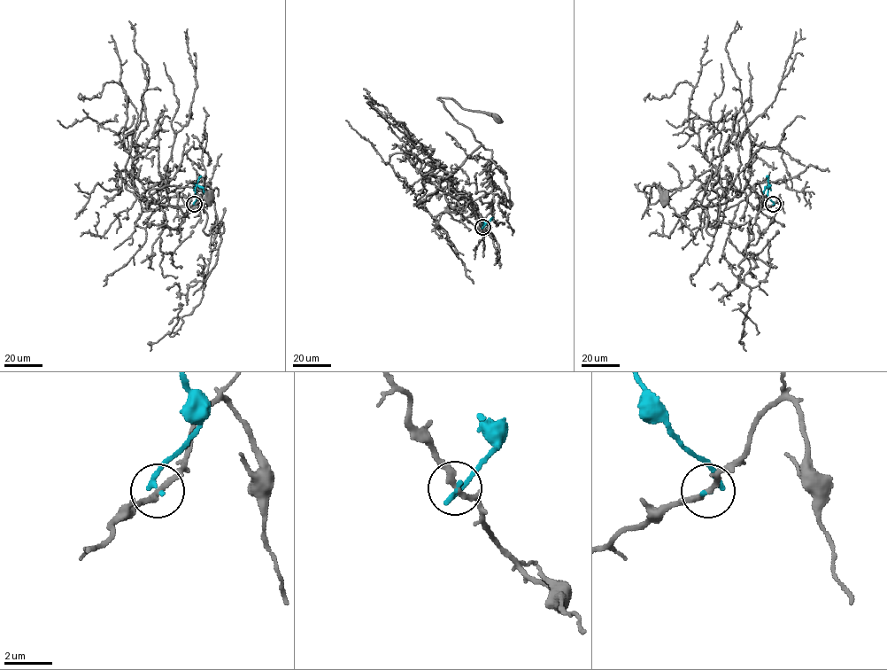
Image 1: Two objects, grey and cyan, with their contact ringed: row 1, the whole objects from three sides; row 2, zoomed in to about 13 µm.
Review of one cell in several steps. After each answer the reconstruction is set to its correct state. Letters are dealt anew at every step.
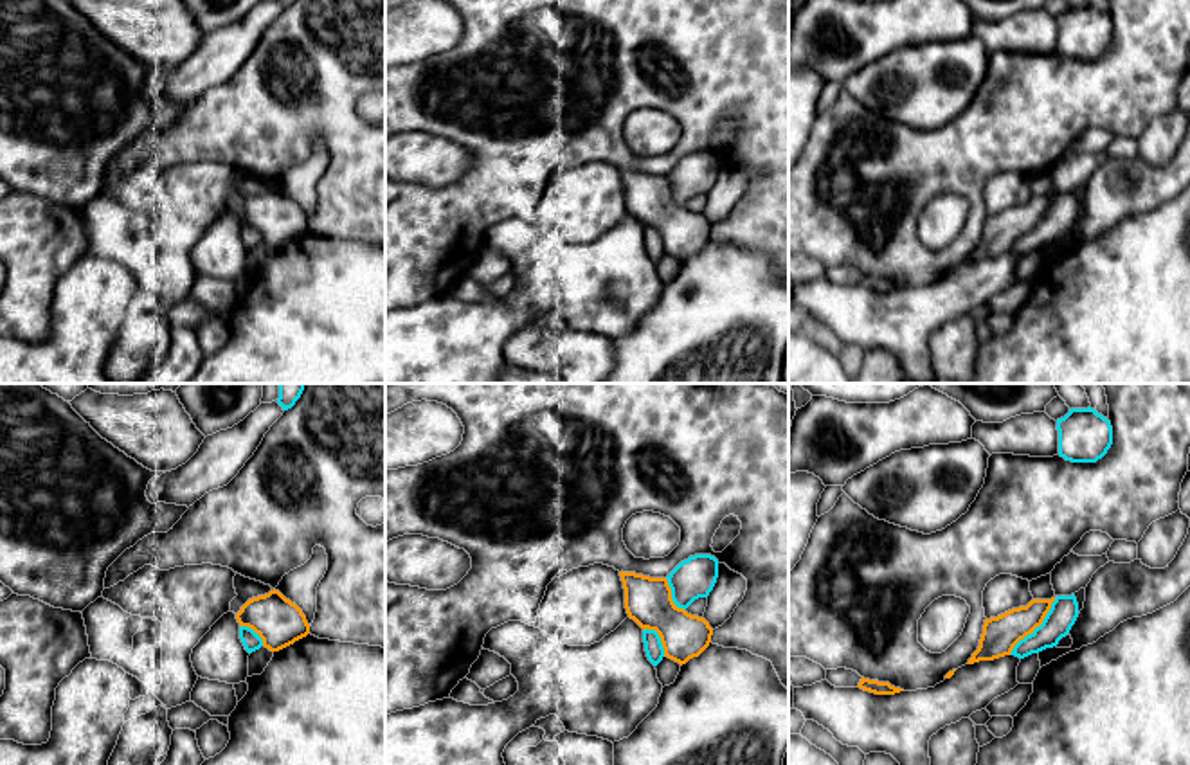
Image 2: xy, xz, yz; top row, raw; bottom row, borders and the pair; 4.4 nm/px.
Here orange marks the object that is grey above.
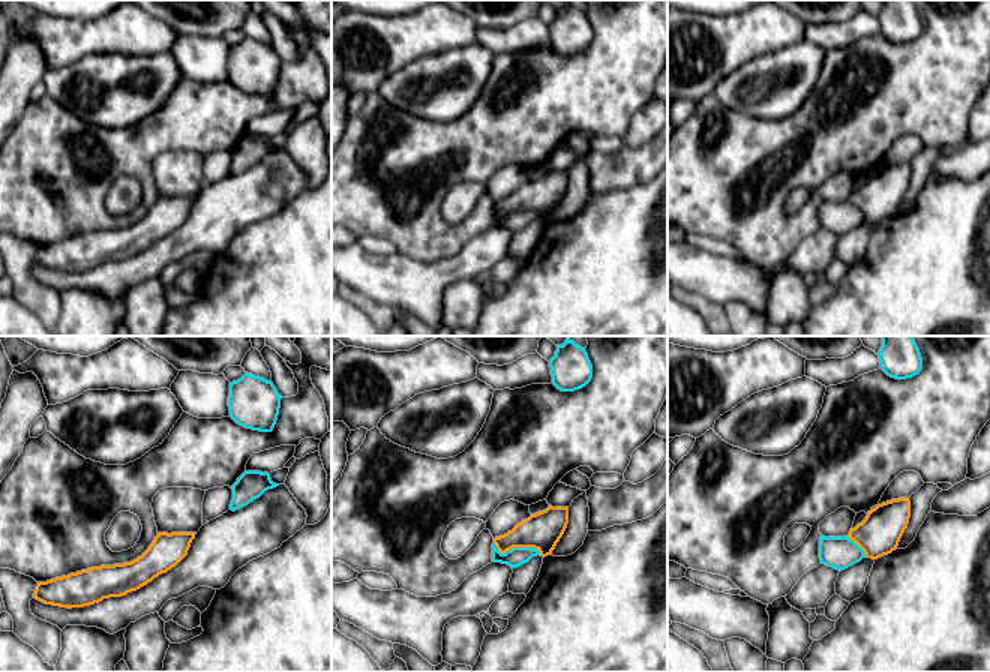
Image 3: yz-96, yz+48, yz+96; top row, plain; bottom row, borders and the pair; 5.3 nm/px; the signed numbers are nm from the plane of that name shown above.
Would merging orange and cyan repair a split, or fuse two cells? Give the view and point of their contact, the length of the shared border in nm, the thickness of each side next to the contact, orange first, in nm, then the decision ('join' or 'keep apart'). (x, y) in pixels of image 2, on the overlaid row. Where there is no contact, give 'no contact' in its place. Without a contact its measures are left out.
meets orange in yz at (1037, 625); contact 340 nm long; 160 nm thick on the orange side, 130 nm on the other; keep apart

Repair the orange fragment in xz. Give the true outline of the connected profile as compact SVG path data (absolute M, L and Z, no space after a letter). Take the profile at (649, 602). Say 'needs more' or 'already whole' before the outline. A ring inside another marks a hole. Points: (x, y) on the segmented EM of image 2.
already whole | M619 572L625 589L625 608L643 630L655 630L664 657L686 664L711 643L713 628L704 617L691 616L672 599L666 578Z

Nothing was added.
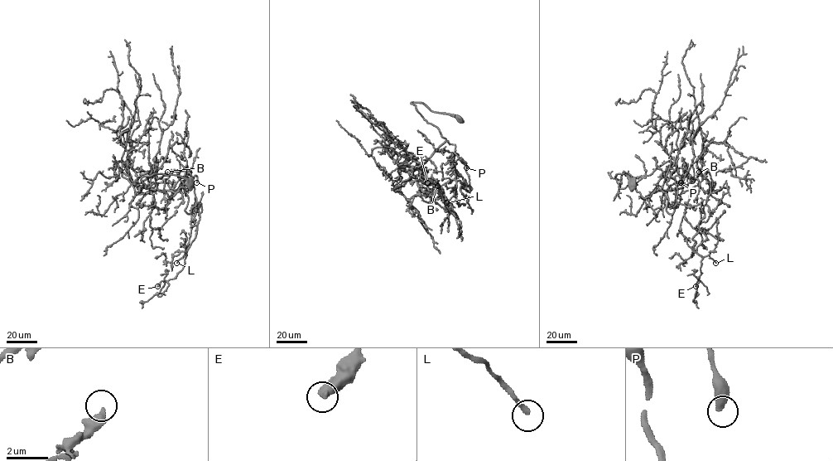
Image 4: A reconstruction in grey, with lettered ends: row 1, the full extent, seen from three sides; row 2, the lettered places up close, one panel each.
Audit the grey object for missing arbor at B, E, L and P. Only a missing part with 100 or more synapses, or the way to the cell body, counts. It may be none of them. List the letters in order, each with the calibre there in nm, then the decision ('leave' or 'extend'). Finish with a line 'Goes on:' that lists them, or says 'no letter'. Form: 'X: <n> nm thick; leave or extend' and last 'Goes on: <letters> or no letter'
B: 400 nm thick; leave
E: 500 nm thick; leave
L: 240 nm thick; leave
P: 440 nm thick; extend
Goes on: P

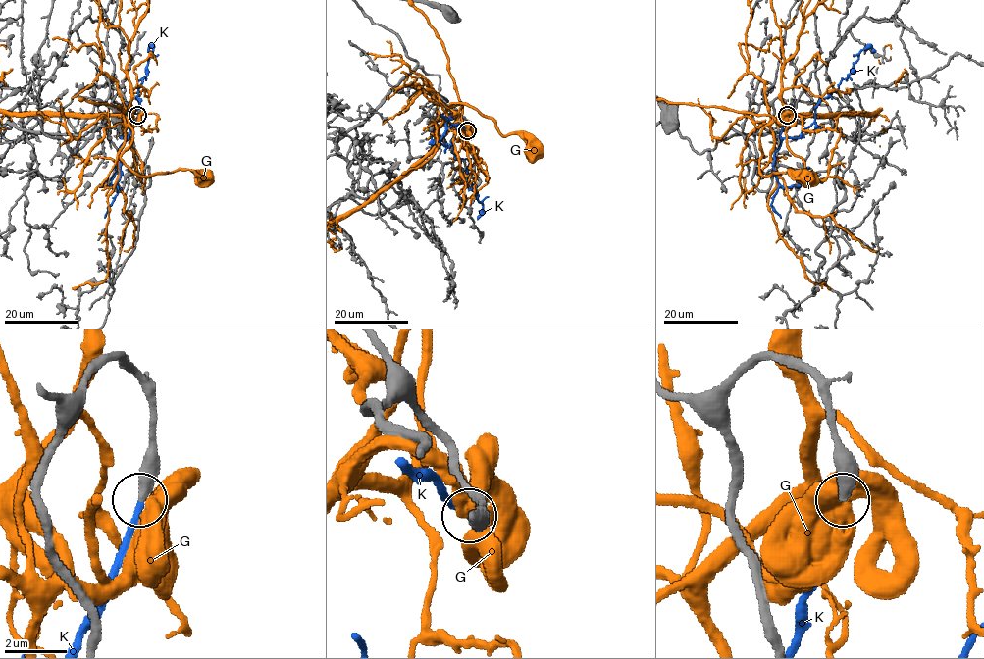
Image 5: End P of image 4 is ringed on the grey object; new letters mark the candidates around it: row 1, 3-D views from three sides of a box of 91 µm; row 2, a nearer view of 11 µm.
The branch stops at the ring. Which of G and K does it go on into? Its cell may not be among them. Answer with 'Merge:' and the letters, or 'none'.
Merge: K

